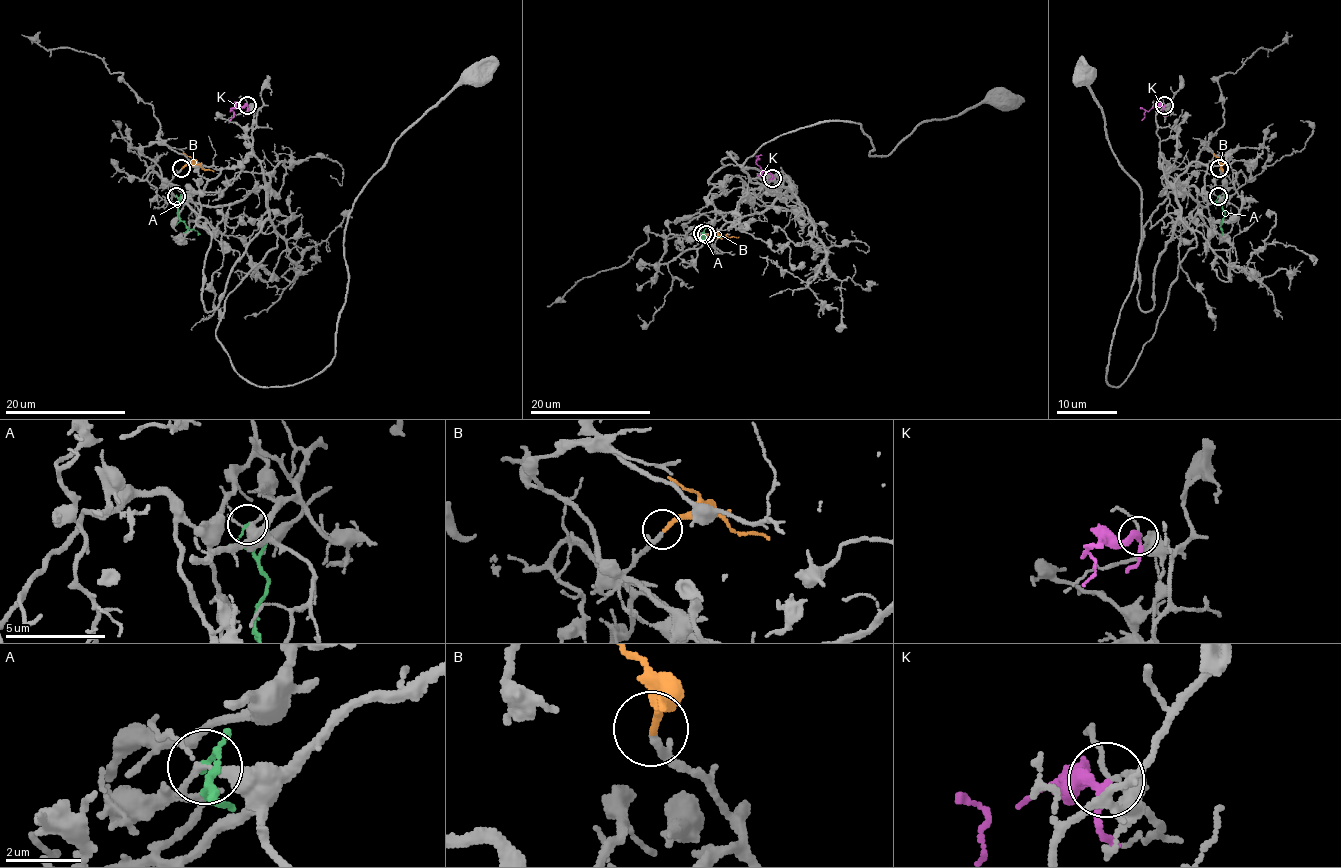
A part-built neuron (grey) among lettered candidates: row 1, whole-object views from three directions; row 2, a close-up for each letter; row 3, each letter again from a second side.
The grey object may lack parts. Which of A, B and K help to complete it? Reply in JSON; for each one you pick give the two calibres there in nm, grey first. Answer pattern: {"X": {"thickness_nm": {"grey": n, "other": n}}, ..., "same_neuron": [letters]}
{"B": {"thickness_nm": {"grey": 200, "other": 200}}, "same_neuron": ["B"]}

